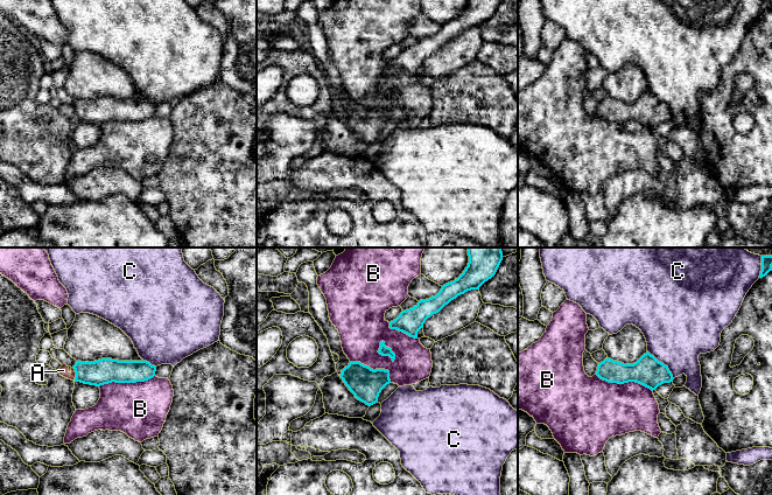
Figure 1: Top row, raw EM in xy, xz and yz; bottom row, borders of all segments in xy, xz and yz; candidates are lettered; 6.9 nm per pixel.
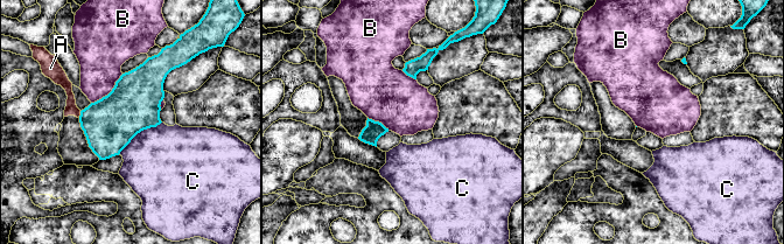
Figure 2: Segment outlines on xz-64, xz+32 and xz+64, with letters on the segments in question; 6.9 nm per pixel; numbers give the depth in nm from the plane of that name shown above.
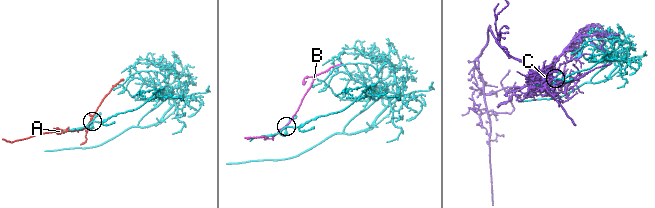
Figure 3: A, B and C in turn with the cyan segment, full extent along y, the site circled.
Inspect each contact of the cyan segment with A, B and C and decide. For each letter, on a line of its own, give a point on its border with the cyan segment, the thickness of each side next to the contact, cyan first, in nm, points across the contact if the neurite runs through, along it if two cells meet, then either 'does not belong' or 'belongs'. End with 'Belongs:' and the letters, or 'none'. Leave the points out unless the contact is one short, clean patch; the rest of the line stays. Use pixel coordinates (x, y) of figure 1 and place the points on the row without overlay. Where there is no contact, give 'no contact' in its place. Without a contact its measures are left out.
A: xy (76, 112) | 180/70 nm | along xy (72, 105), (75, 118) | does not belong
B: yz (624, 120) | 200/400 nm | does not belong
C: yz (662, 102) | 200/440 nm | does not belong
Belongs: none

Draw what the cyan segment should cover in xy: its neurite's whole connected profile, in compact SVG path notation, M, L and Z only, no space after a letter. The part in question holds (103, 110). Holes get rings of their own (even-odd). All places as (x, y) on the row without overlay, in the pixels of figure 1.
M101 97L94 100L77 99L72 105L75 120L100 125L112 120L136 121L155 114L156 105L147 99L118 99Z

